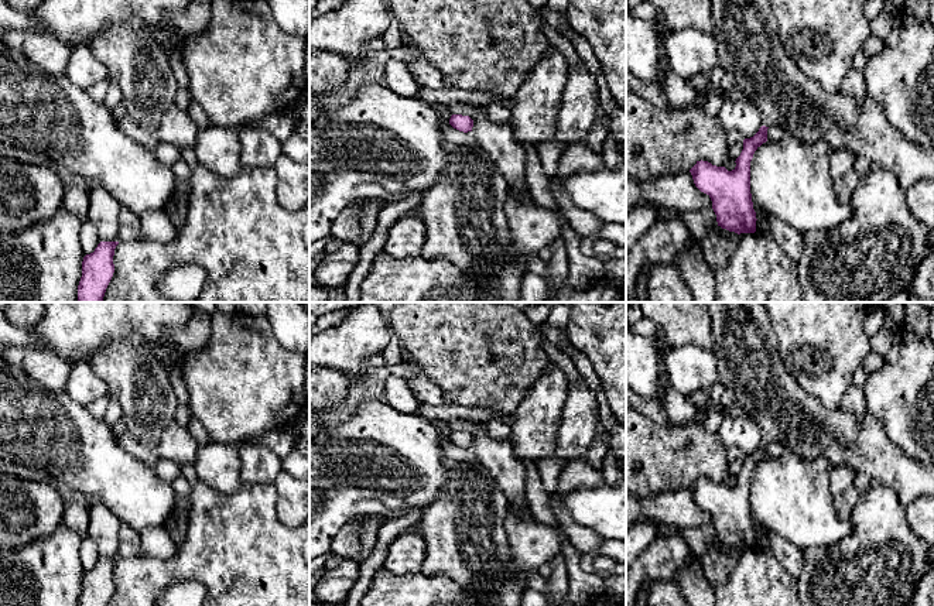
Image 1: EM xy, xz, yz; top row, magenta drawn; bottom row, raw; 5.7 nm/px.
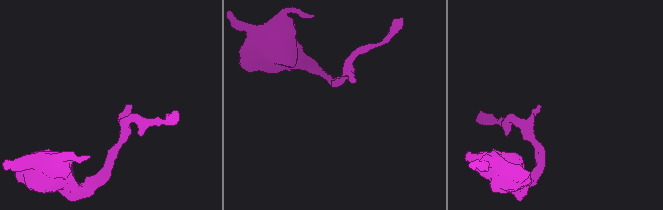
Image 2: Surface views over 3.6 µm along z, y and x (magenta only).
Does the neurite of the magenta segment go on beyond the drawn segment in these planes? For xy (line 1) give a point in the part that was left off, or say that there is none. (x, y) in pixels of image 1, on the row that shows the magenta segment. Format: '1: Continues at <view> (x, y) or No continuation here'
1: No continuation here

